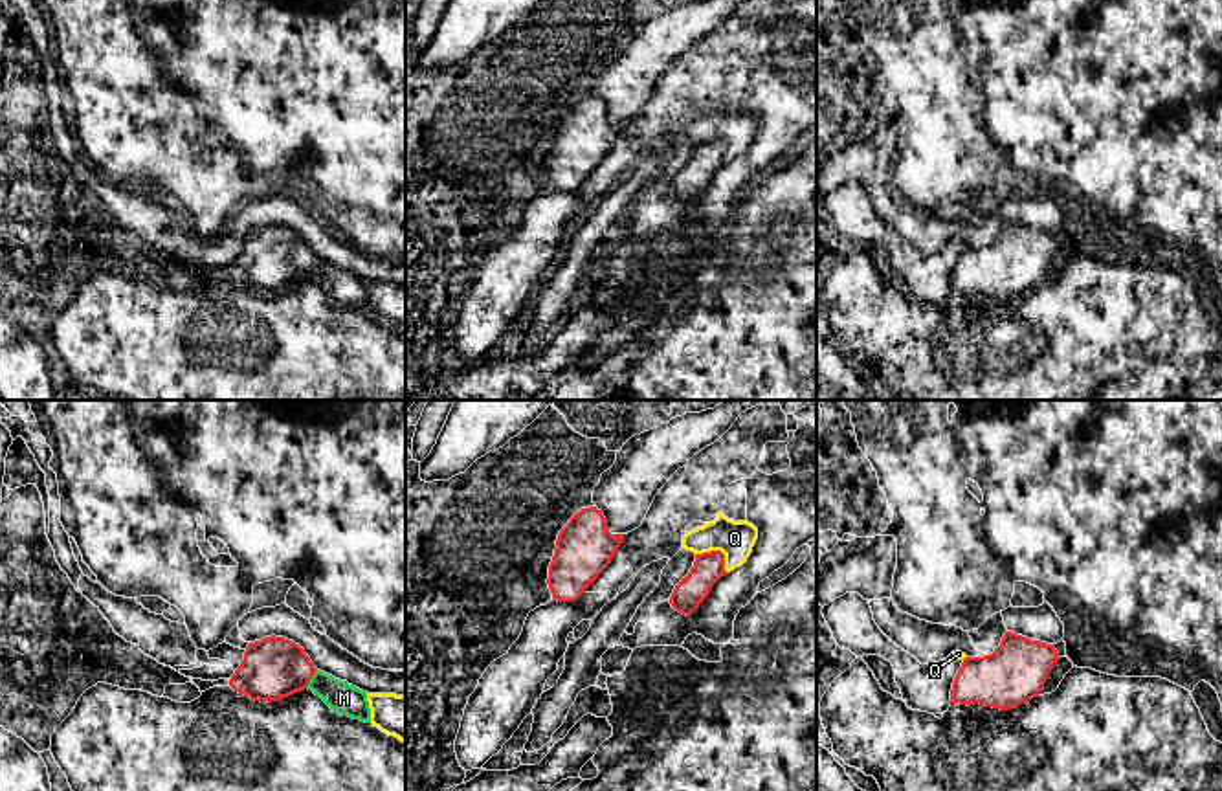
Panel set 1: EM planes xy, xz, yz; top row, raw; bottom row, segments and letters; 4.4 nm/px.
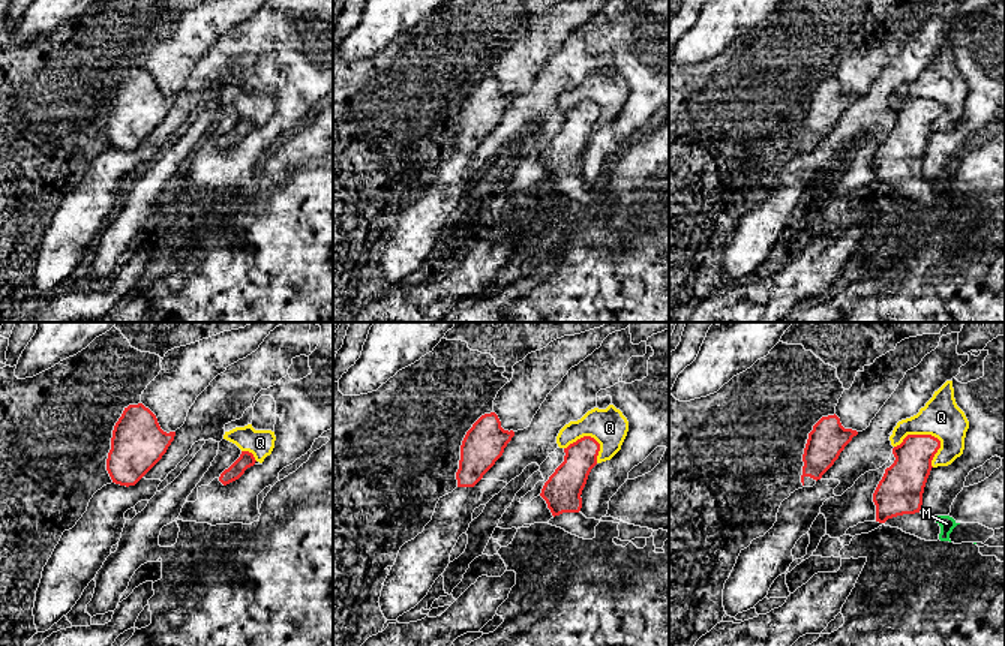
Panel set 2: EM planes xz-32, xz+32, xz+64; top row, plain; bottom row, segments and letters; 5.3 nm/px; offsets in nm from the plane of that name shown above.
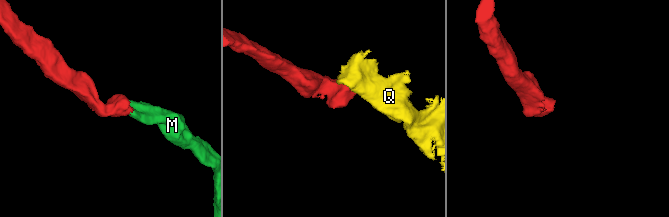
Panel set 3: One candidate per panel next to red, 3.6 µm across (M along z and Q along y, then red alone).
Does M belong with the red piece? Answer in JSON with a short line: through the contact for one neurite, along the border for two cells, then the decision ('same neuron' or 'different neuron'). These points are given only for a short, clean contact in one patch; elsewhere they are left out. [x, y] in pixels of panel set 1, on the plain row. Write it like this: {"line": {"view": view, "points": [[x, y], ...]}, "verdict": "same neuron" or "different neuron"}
{"line": {"view": "xy", "points": [[272, 257], [287, 257], [311, 267], [344, 287]]}, "verdict": "same neuron"}

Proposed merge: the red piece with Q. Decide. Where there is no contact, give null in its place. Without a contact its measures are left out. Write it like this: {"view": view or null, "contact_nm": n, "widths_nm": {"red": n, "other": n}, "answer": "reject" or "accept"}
{"view": "xz", "contact_nm": 170, "widths_nm": {"red": 140, "other": 160}, "answer": "reject"}

